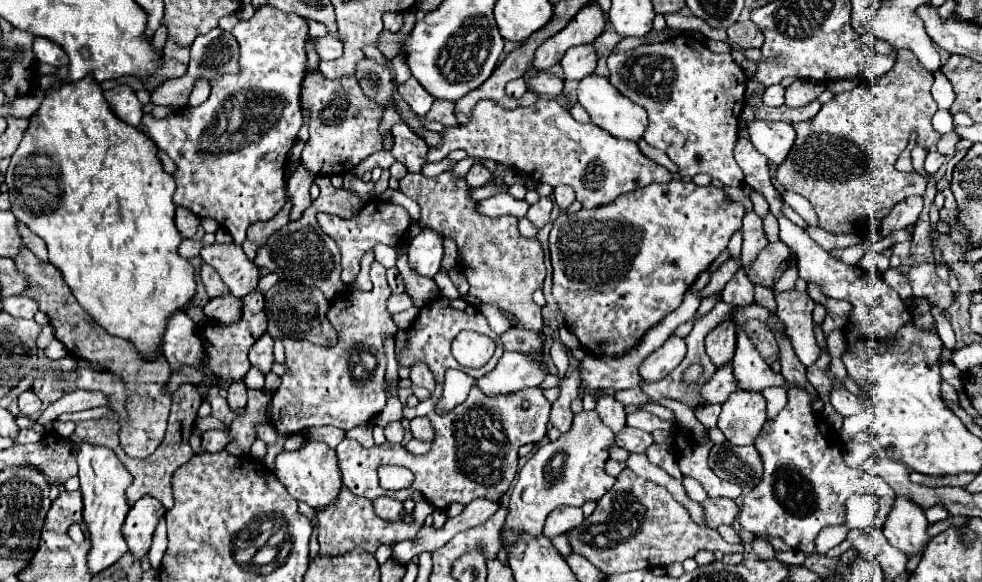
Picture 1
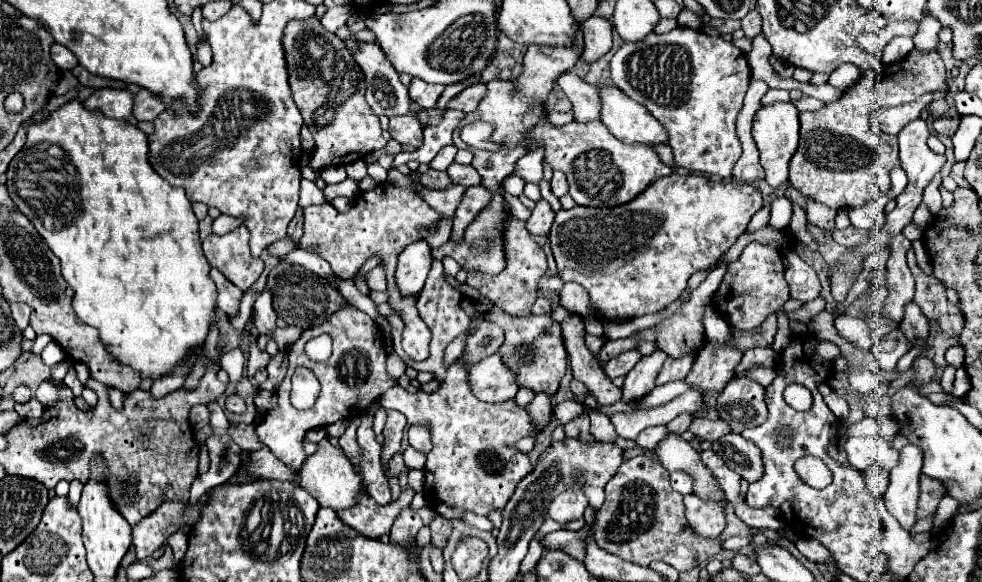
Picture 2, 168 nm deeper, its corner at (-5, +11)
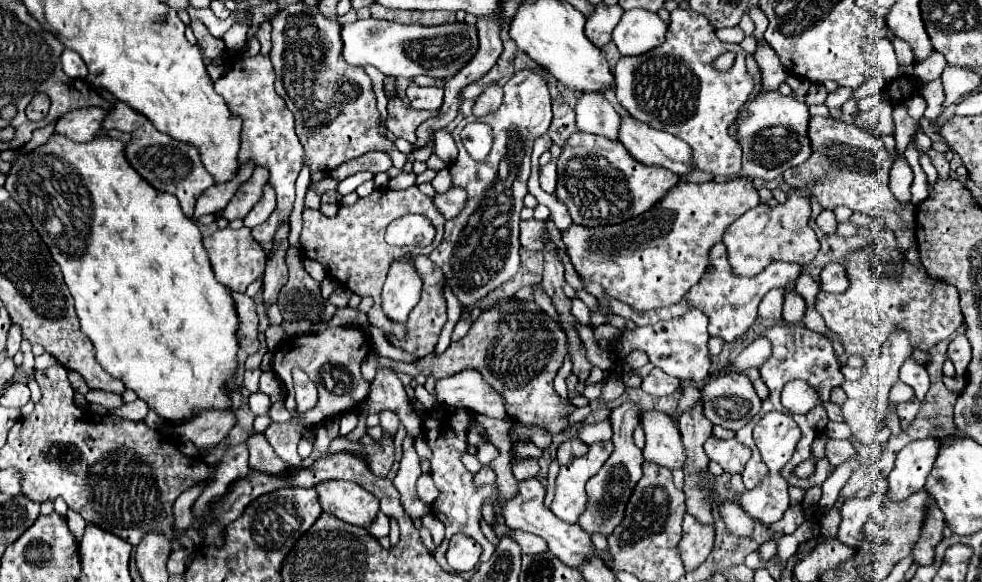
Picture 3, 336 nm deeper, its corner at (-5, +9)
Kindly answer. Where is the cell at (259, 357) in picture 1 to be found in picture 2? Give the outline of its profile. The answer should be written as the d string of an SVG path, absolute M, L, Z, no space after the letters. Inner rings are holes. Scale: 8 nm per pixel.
M268 288L254 302L254 326L258 336L268 336L276 330L276 312L272 308L272 294Z

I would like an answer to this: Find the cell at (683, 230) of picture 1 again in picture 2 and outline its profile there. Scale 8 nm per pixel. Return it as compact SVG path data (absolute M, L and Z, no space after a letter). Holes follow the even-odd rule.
M670 174L670 176L660 176L656 178L644 192L640 192L634 200L626 202L626 204L620 204L620 206L614 206L614 208L588 208L588 206L574 206L570 210L558 210L556 212L556 220L552 224L552 230L550 230L550 246L552 246L552 254L556 258L556 264L558 264L558 276L562 278L562 282L576 282L580 284L588 296L590 296L590 304L596 312L598 318L602 320L630 320L630 318L638 318L638 316L644 316L648 312L658 312L662 310L664 306L668 306L670 302L674 302L682 290L686 288L686 282L688 278L696 272L696 270L702 270L702 268L712 268L720 256L732 246L736 244L736 240L744 234L750 218L754 212L758 212L762 208L762 194L758 192L756 186L752 184L742 184L742 182L712 182L710 178L702 176L702 174L686 174L686 176L680 176L680 174Z

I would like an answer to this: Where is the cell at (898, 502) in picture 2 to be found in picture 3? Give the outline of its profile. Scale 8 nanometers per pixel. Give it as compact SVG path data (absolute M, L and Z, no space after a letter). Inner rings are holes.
M926 438L910 442L896 456L896 466L888 476L888 492L894 500L906 500L914 492L922 490L926 478L936 462L940 450L938 438Z

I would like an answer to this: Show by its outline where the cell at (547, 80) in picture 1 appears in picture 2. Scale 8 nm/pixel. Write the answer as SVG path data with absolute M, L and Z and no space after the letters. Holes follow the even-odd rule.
M562 72L556 82L564 90L564 94L570 98L576 122L600 120L598 86L592 86L592 84L584 82L574 72Z

